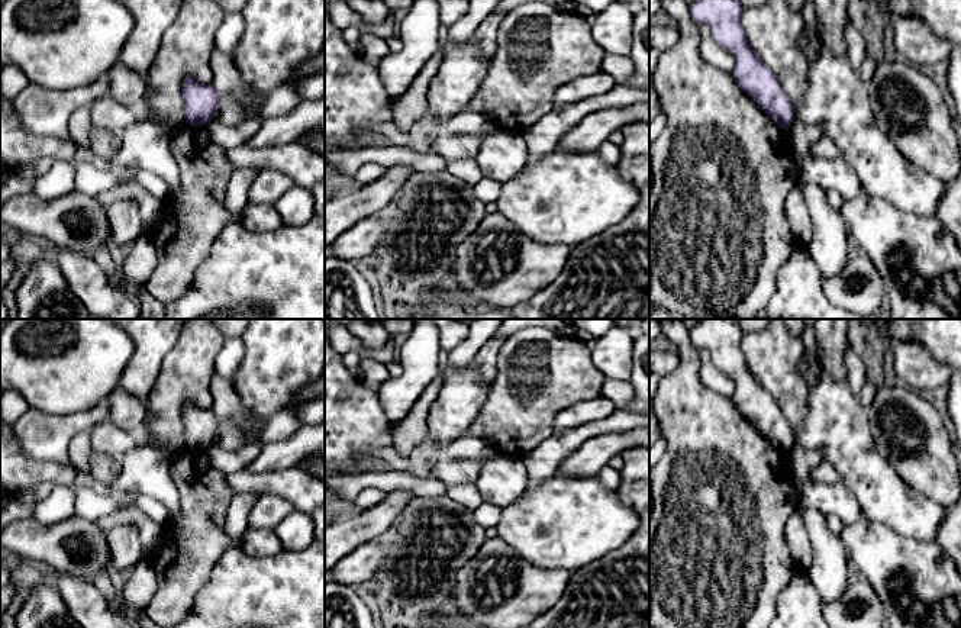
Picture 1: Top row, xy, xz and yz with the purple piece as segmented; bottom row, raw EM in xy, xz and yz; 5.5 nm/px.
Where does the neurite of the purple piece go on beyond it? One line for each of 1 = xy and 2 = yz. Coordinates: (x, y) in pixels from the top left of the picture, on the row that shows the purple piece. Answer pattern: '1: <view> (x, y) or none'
1: none
2: none

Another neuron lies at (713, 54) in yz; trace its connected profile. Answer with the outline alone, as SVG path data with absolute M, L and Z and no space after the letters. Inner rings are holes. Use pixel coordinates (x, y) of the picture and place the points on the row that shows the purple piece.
M699 23L699 32L702 58L725 73L732 73L736 64L735 57L728 49L717 45L706 23Z

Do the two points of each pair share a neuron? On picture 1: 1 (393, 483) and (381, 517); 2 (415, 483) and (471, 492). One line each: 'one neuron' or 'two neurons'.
1: two neurons
2: two neurons

